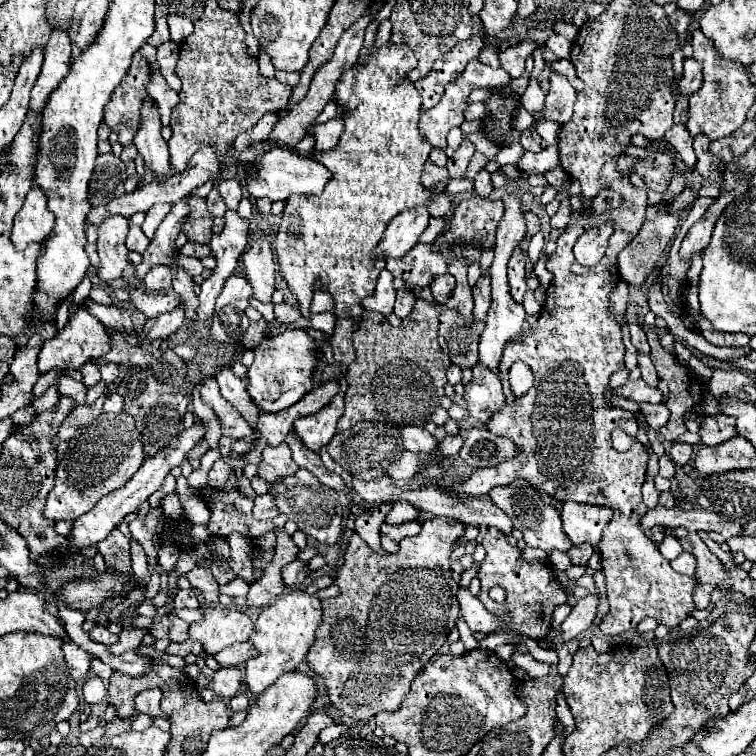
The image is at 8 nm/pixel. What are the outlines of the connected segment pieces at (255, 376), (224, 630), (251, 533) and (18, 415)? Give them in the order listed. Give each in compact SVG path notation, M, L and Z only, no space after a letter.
M284 330L282 334L266 336L254 350L256 358L248 368L248 392L256 406L260 406L264 412L280 412L282 408L296 404L304 394L308 394L314 386L312 380L320 352L320 344L306 330Z
M204 608L204 622L190 626L190 638L200 640L206 654L216 654L234 642L246 642L254 622L240 610Z
M212 490L212 494L206 498L206 504L212 512L206 524L210 536L228 538L230 532L238 532L248 542L256 542L266 532L274 530L271 520L260 521L252 516L254 502L240 490Z
M27 406L26 408L17 410L12 415L12 421L14 424L21 424L26 425L32 422L33 418L35 417L35 413L33 412L32 406Z

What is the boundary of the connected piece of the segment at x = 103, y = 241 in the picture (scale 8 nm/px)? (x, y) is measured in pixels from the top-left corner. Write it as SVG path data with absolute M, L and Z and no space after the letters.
M112 216L98 228L98 256L100 266L96 270L96 276L100 282L110 282L114 278L120 278L124 268L128 266L128 248L126 248L126 232L128 232L128 220L122 216Z

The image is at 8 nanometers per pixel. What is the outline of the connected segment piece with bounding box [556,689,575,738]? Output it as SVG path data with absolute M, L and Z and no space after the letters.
M562 689L557 694L556 715L564 726L564 738L569 736L575 729L575 721L566 702Z

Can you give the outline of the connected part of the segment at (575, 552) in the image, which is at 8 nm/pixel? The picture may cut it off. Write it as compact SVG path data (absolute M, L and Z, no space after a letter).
M580 544L580 546L572 546L568 552L566 552L572 560L572 564L578 564L578 566L586 566L588 558L594 554L594 548L590 544Z

